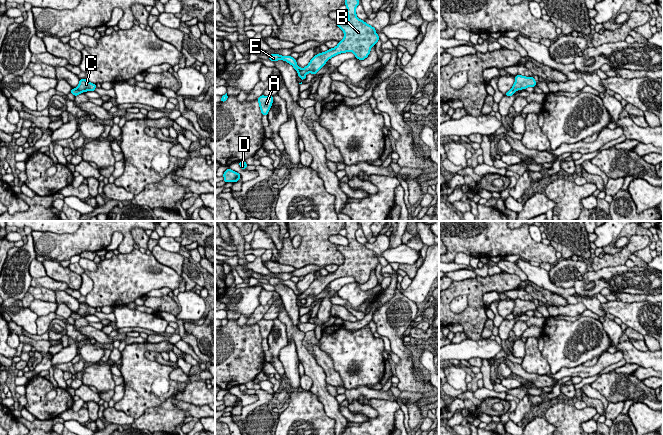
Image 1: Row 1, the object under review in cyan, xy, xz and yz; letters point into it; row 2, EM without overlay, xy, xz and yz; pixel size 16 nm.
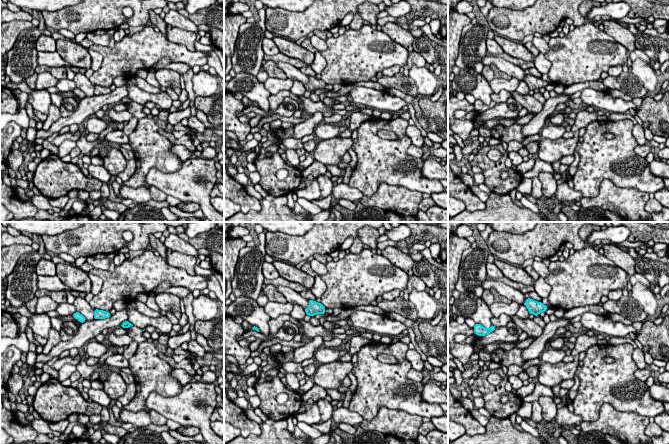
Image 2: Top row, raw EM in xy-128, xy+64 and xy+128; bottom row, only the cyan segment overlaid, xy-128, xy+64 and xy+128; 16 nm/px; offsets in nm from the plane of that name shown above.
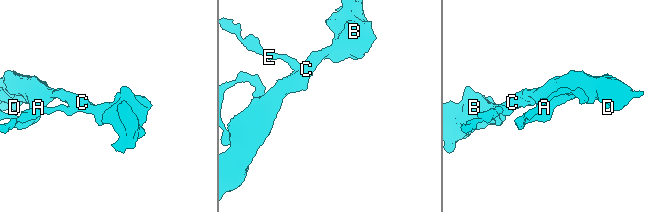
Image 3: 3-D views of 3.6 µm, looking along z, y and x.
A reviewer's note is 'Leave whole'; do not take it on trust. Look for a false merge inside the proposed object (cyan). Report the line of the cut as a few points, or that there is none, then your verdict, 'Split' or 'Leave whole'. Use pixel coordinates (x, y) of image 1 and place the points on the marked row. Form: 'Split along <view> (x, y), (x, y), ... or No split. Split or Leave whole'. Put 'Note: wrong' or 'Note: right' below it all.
Split along xz (302, 69), (298, 72). Split
Note: wrong

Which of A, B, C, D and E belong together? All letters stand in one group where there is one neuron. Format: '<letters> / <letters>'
A B C D / E

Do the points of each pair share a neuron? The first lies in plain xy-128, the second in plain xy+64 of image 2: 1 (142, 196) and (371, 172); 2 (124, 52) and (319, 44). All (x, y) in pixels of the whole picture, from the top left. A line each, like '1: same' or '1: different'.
1: different
2: different

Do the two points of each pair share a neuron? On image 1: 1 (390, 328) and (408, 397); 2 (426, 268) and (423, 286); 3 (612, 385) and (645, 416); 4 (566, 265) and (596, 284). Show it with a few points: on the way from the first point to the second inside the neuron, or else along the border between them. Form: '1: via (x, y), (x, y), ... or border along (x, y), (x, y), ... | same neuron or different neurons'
1: border along (401, 391), (428, 394) | different neurons
2: via (426, 272), (423, 282) | same neuron
3: border along (634, 401), (645, 403), (652, 409) | different neurons
4: border along (586, 272), (582, 275) | different neurons

